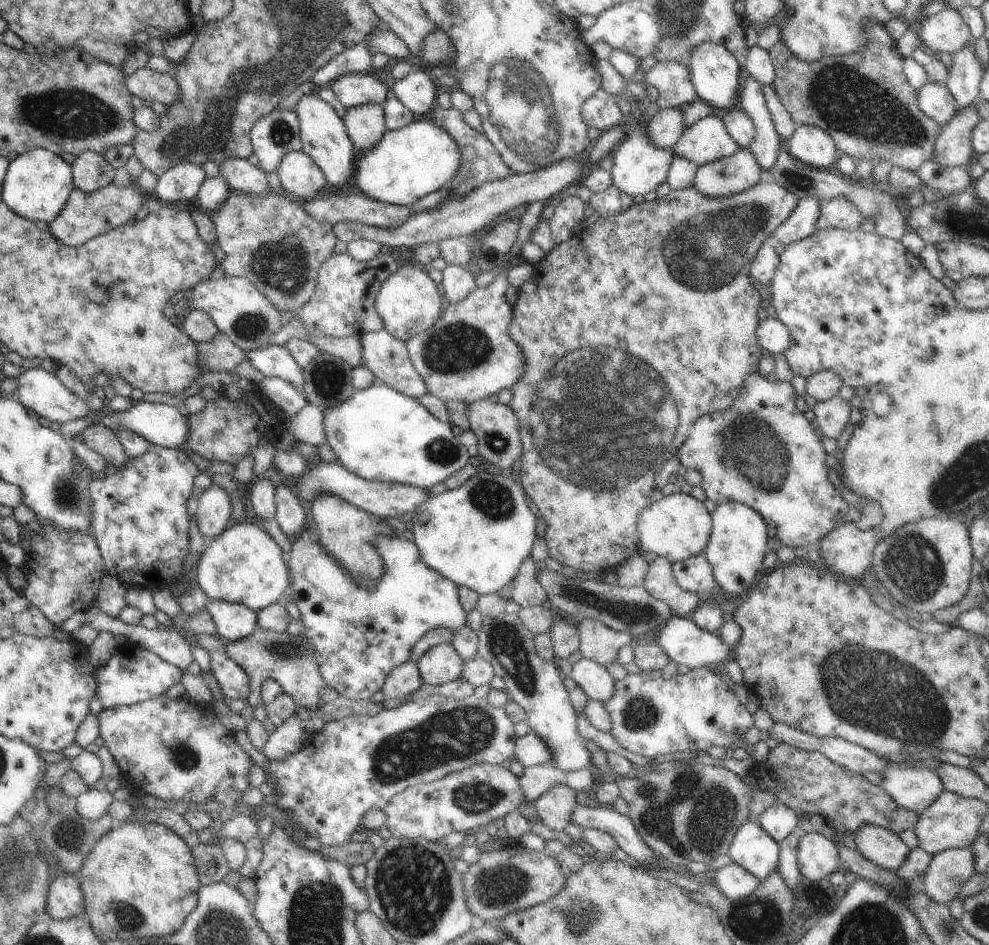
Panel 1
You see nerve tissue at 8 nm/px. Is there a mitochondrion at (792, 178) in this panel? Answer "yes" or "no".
yes

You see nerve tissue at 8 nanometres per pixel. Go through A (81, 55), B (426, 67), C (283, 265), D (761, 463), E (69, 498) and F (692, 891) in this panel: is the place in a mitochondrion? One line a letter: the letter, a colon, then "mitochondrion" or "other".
A: other
B: other
C: mitochondrion
D: mitochondrion
E: mitochondrion
F: other

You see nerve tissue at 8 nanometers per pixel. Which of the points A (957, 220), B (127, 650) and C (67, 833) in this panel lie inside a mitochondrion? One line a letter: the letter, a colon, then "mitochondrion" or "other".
A: mitochondrion
B: other
C: mitochondrion

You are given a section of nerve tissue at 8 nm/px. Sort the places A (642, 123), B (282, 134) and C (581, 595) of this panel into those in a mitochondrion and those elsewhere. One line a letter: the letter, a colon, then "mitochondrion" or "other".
A: other
B: mitochondrion
C: other

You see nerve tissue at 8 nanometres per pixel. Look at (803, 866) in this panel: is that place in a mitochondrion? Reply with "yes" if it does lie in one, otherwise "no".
no

